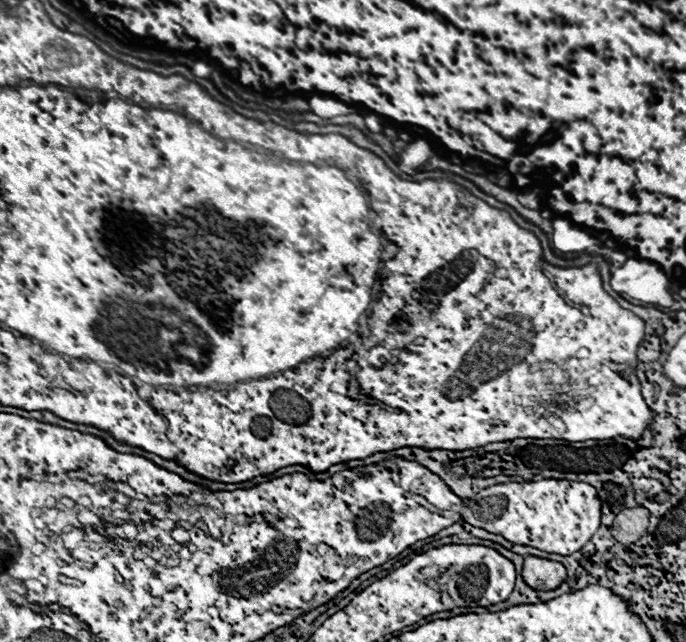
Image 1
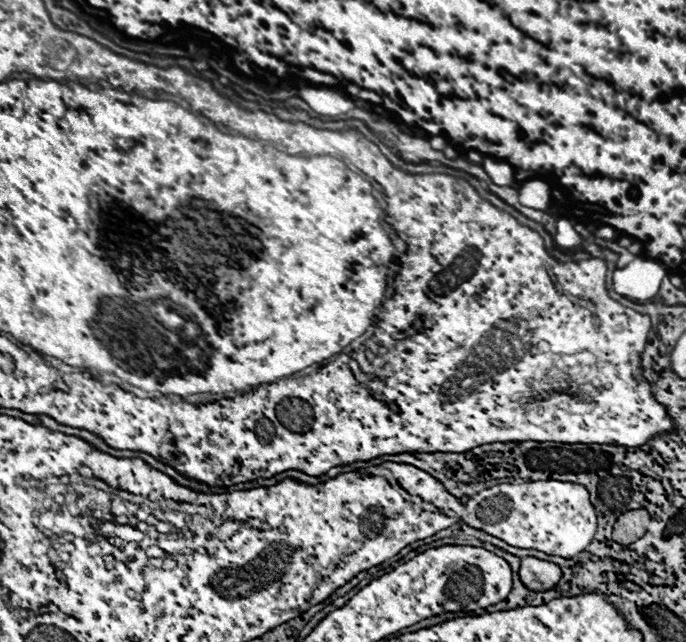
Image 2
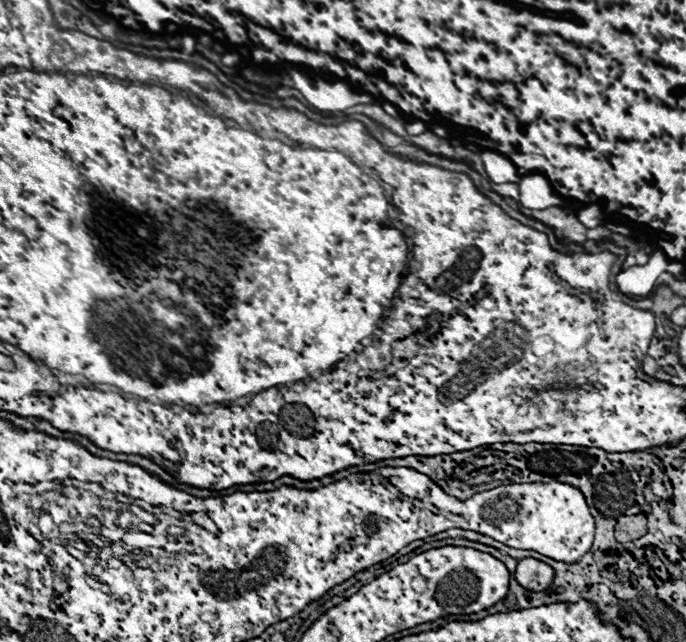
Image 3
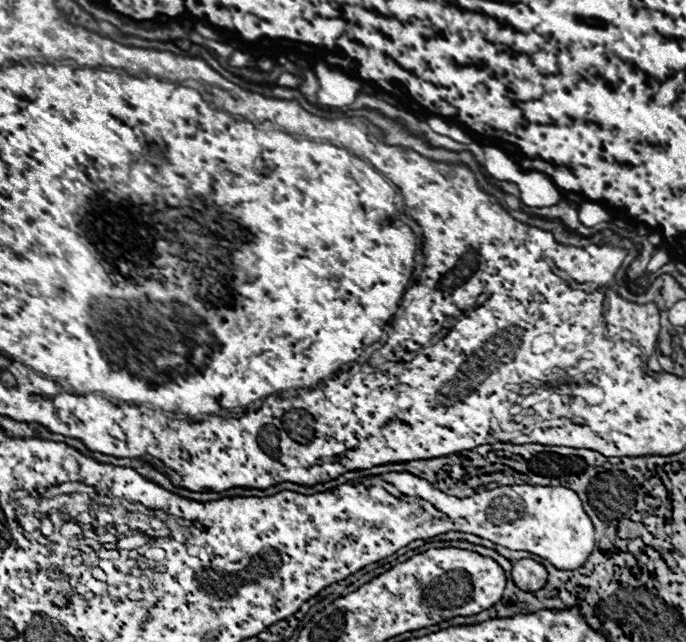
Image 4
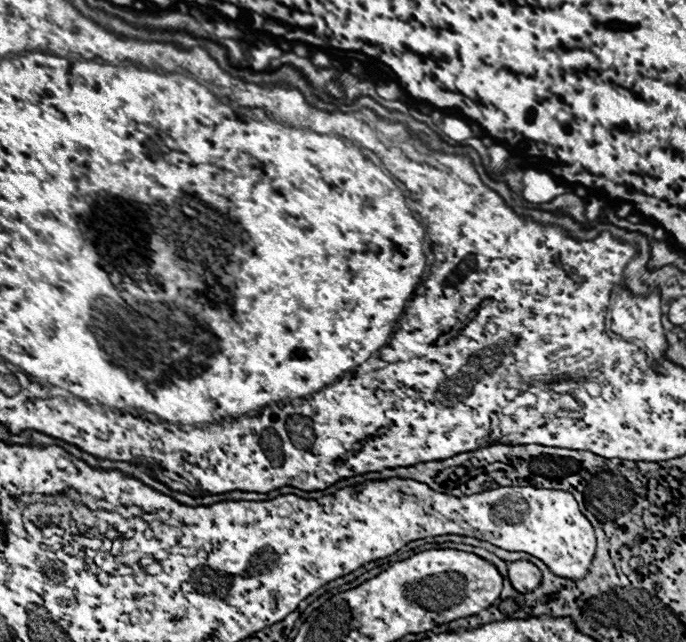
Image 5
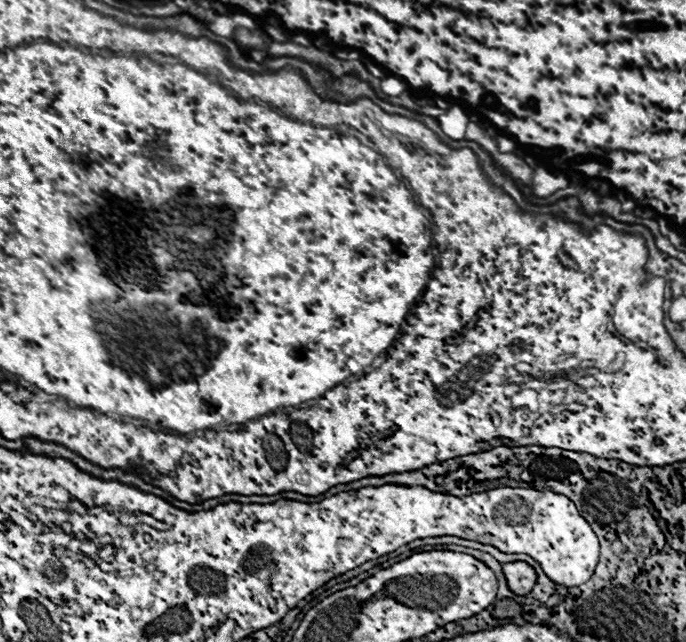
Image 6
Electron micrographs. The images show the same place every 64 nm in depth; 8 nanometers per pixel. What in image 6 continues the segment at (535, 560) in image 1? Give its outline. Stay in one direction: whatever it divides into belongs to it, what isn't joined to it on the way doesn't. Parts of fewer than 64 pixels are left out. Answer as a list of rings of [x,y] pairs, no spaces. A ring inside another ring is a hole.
[[[508,562],[502,566],[502,570],[512,592],[530,592],[538,578],[536,570],[526,562]]]

